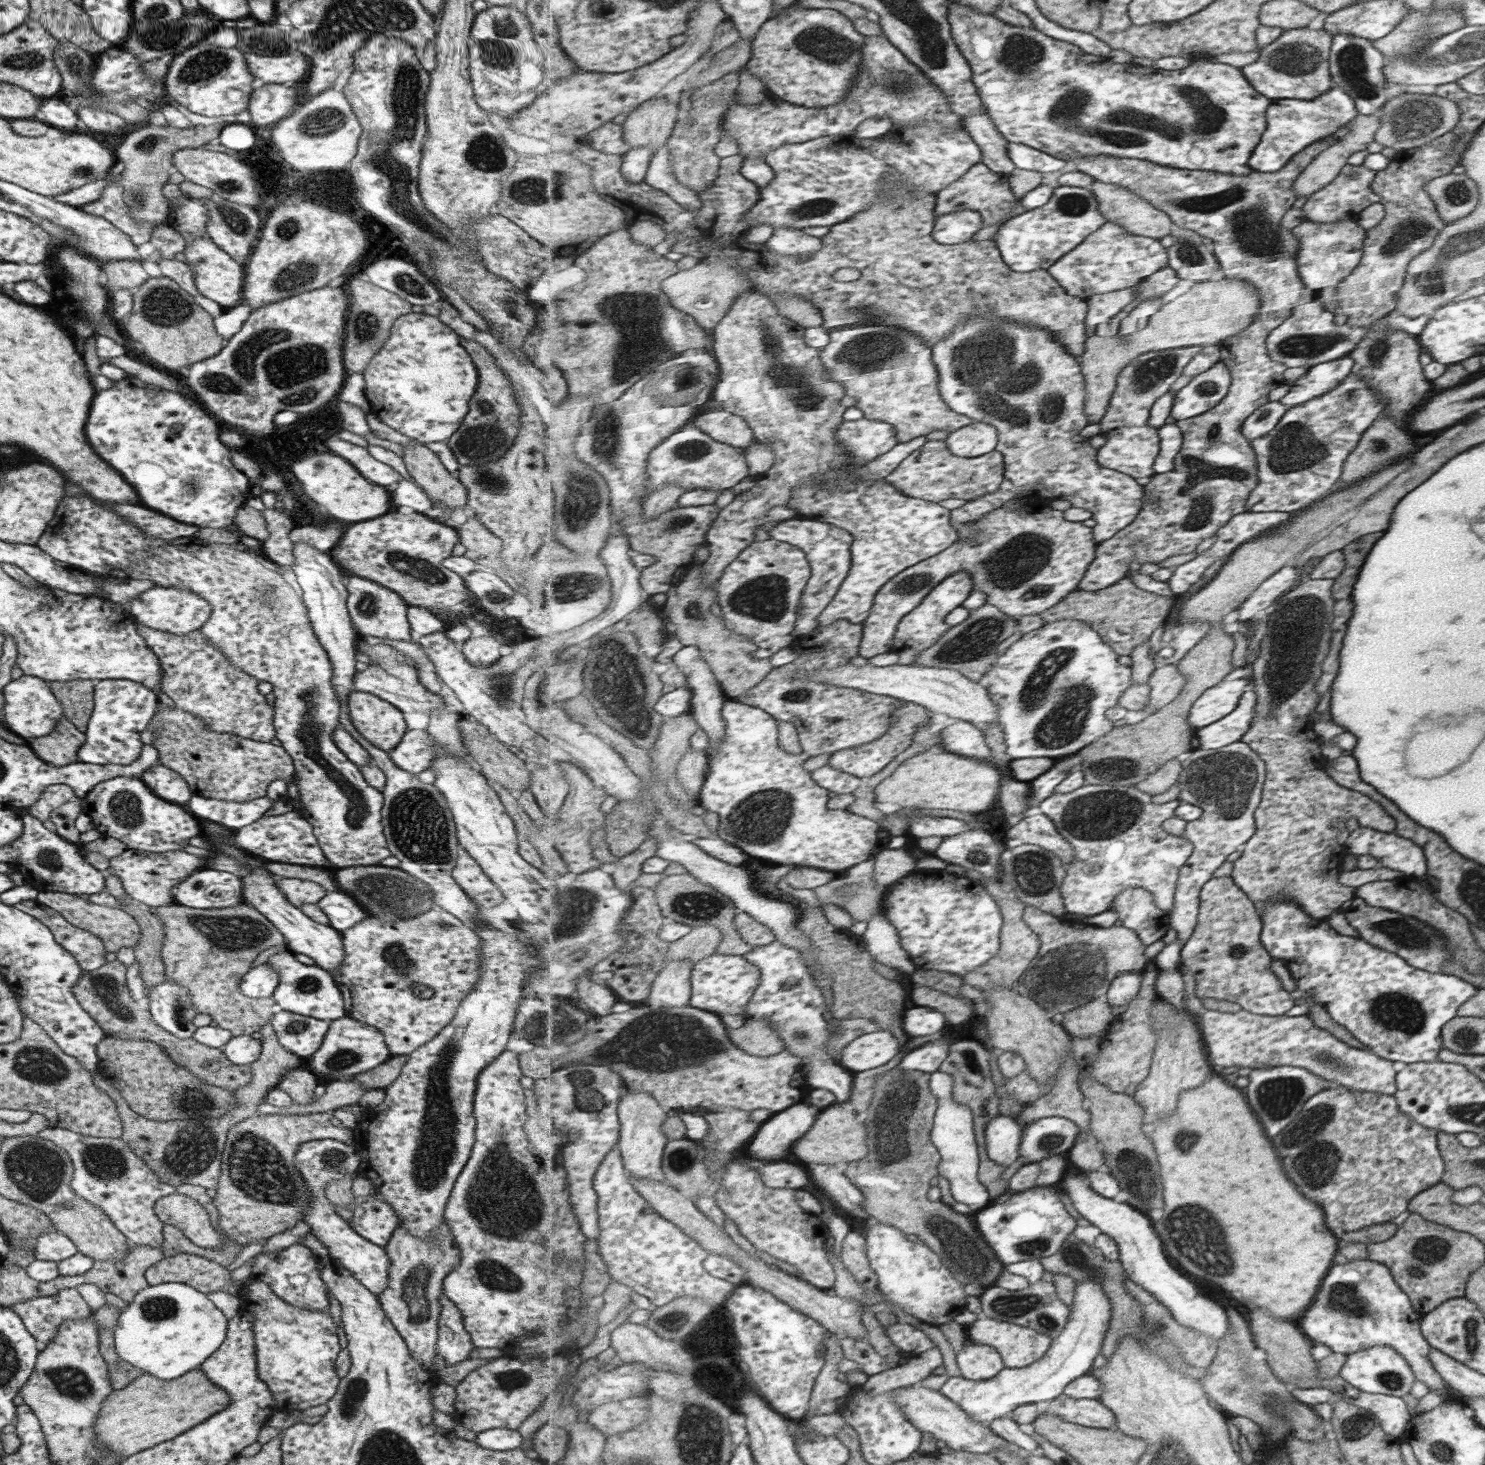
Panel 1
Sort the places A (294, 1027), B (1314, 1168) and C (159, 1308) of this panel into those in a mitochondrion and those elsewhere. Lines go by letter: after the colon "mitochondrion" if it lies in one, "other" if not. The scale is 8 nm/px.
A: mitochondrion
B: mitochondrion
C: mitochondrion

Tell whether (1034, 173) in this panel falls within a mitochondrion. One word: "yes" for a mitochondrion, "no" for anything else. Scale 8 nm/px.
no

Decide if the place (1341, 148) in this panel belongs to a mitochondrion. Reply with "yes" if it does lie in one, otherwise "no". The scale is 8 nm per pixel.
no

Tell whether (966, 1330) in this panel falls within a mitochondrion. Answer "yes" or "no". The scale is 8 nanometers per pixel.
no

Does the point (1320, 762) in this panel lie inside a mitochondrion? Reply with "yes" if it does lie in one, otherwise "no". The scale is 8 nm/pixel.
no

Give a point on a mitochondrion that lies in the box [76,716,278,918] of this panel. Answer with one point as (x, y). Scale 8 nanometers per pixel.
(126, 809)

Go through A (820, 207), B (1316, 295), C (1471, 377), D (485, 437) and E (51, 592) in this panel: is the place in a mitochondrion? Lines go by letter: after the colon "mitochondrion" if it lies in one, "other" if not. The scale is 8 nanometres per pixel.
A: mitochondrion
B: other
C: other
D: mitochondrion
E: other

